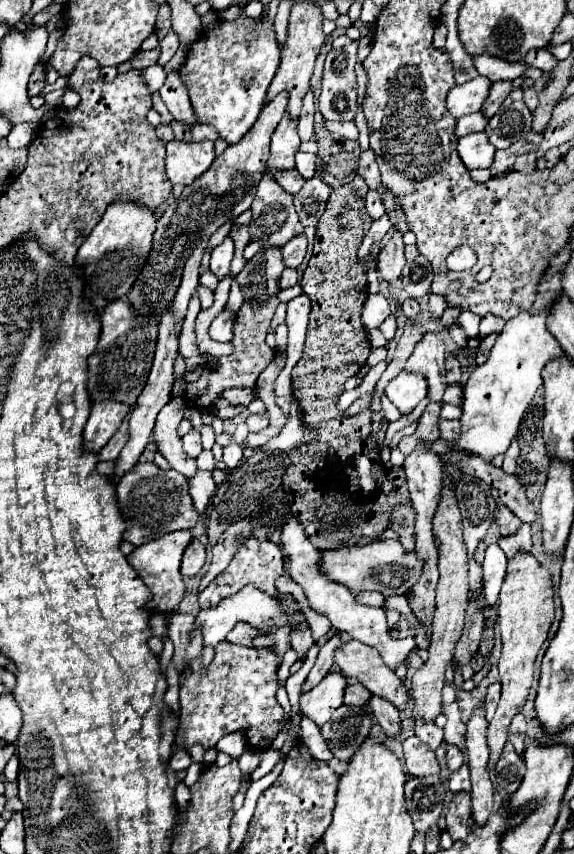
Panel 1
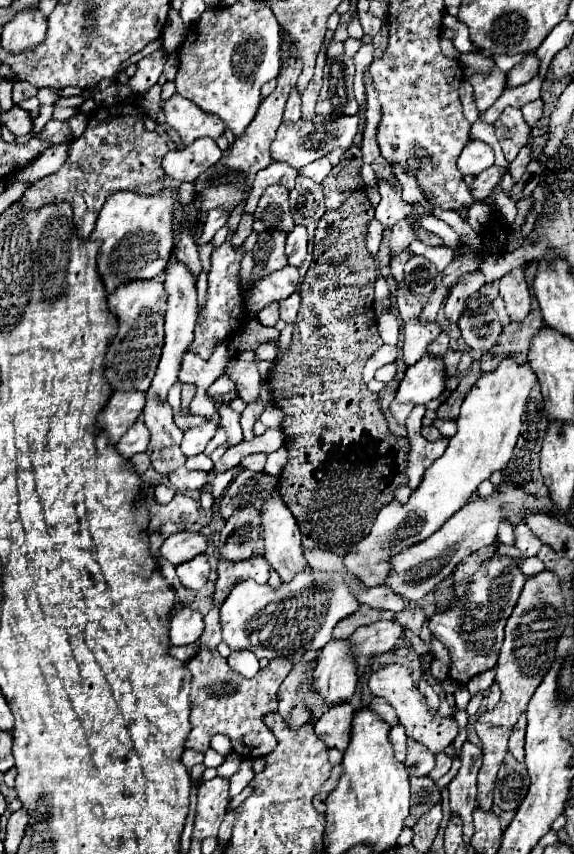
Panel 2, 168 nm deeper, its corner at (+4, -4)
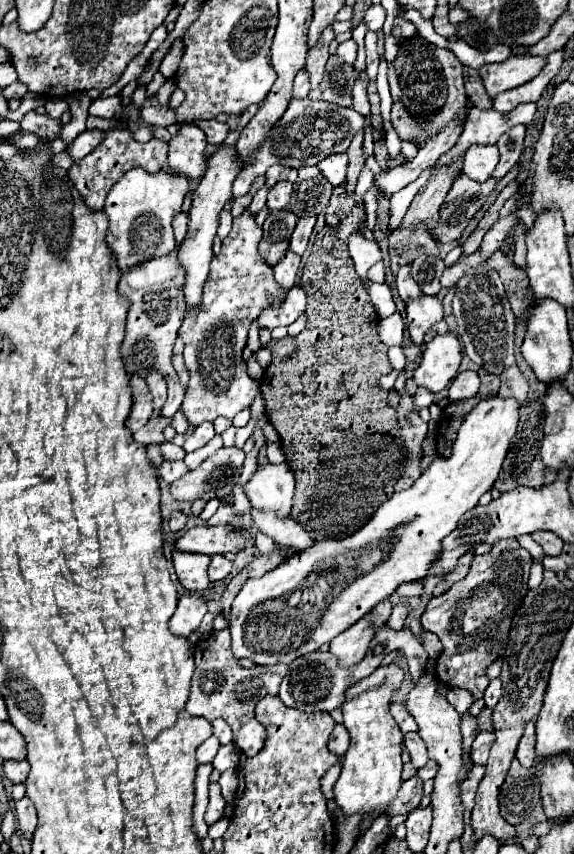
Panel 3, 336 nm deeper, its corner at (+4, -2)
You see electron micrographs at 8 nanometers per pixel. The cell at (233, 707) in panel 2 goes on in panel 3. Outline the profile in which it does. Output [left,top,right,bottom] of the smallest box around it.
[186,631,288,757]

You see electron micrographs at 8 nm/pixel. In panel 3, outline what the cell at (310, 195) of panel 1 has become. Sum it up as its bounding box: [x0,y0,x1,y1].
[288,167,332,217]

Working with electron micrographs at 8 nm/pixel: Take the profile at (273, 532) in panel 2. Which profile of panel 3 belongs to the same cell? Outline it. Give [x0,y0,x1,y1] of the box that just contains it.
[244,463,294,517]

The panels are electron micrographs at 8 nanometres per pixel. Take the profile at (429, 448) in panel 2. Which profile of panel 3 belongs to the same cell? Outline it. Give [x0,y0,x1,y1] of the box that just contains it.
[414,387,434,409]

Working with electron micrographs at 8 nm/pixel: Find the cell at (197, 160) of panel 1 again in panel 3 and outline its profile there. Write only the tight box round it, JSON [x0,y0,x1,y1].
[168,125,208,179]

